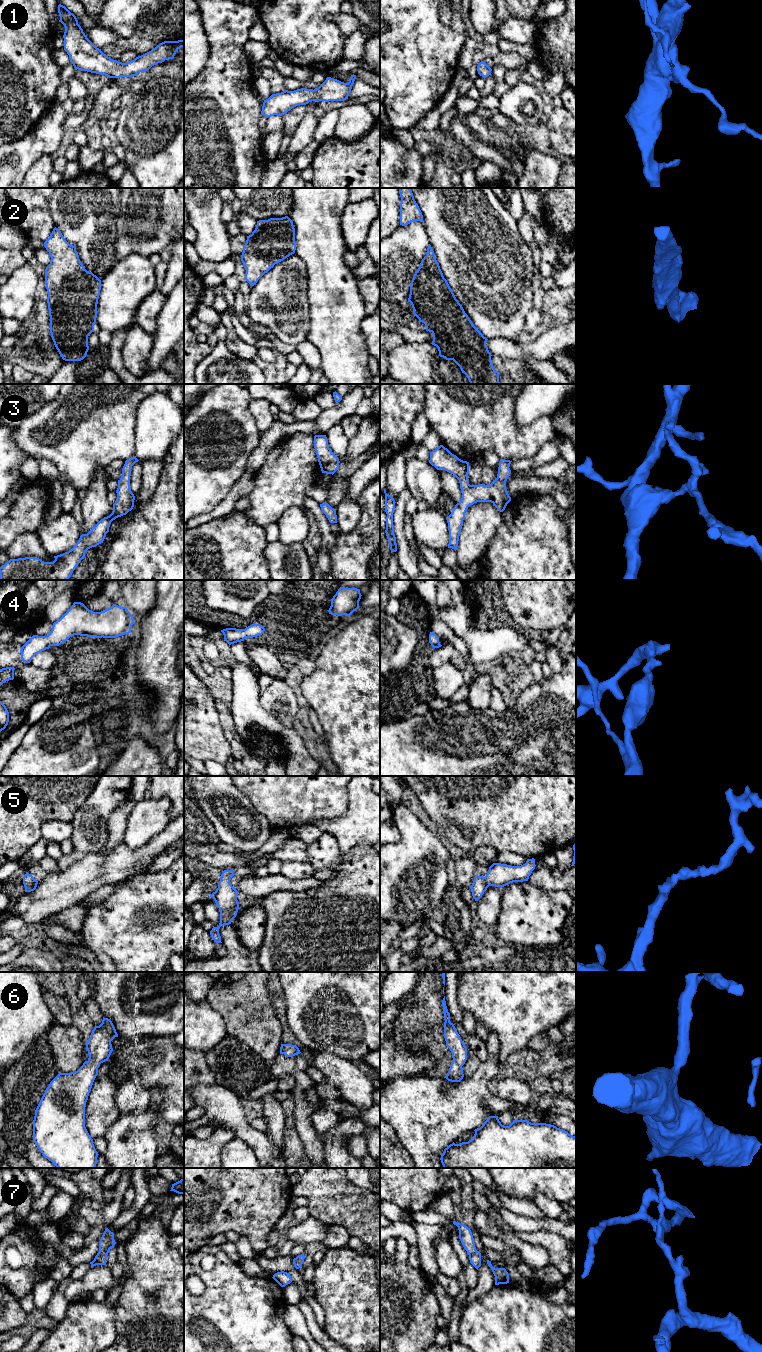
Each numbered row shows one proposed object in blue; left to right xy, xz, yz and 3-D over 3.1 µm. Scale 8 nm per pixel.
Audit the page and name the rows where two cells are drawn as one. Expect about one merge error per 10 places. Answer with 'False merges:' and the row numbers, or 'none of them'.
False merges: none of them

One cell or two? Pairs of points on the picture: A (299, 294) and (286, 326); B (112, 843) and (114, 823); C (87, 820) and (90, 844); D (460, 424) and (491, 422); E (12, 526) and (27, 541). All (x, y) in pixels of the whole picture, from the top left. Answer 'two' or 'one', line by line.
A: one
B: one
C: one
D: one
E: two

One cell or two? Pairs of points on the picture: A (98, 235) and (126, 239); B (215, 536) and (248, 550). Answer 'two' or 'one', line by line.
A: two
B: one

